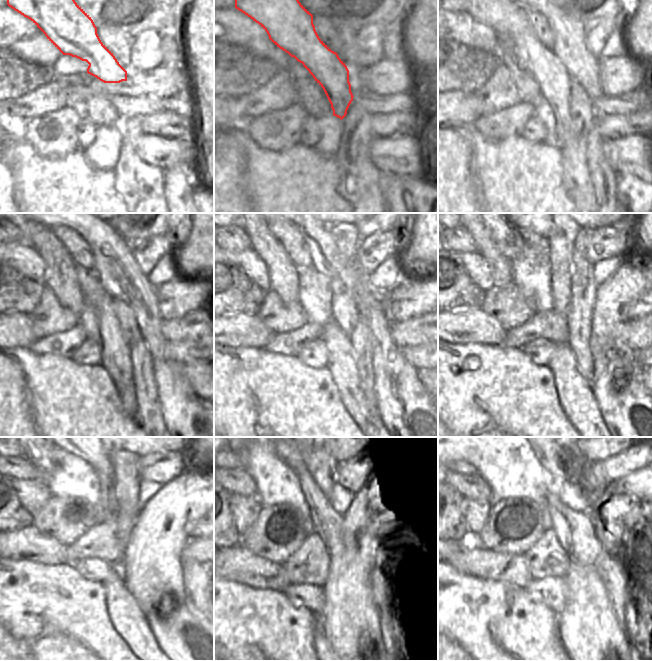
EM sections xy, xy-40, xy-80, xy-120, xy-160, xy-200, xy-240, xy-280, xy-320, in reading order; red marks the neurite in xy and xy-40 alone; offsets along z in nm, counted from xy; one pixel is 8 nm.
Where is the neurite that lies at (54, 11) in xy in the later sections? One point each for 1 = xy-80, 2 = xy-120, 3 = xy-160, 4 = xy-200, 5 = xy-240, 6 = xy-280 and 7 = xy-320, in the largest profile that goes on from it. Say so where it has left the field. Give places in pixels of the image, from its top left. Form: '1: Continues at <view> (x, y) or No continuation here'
1: Continues at xy-80 (507, 18)
2: Continues at xy-120 (115, 353)
3: Continues at xy-160 (341, 363)
4: Continues at xy-200 (563, 364)
5: Continues at xy-240 (117, 595)
6: Continues at xy-280 (353, 598)
7: Continues at xy-320 (573, 604).

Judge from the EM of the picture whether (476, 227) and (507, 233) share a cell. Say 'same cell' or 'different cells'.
different cells

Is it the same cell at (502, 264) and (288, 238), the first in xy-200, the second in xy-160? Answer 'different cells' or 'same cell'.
different cells

